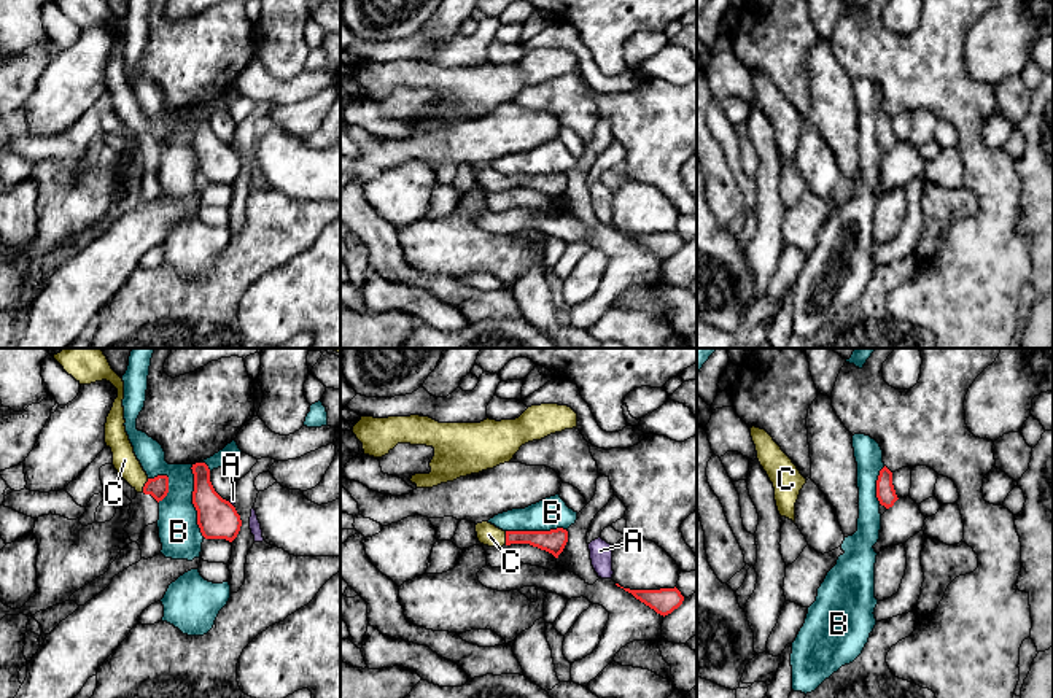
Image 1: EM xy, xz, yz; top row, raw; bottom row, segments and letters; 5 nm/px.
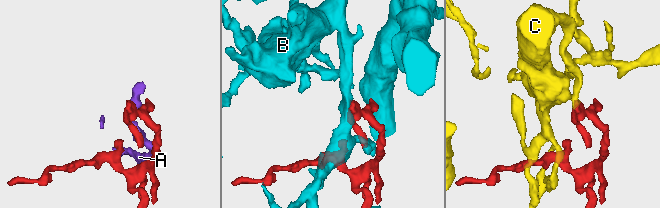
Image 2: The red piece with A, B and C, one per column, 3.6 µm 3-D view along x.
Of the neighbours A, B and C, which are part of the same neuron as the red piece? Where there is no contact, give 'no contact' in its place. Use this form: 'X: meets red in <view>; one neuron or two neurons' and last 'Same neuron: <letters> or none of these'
A: meets red in xy; two neurons
B: meets red in xy; two neurons
C: meets red in xy; one neuron
Same neuron: C

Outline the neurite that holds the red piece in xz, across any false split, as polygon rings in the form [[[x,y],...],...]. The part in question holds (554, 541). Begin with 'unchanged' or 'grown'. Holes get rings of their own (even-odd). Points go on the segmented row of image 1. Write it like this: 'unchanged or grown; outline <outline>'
grown; outline [[[482,522],[476,525],[476,533],[479,542],[488,547],[530,544],[552,553],[555,558],[558,558],[568,542],[568,531],[563,528],[550,531],[503,531],[488,522]]]

